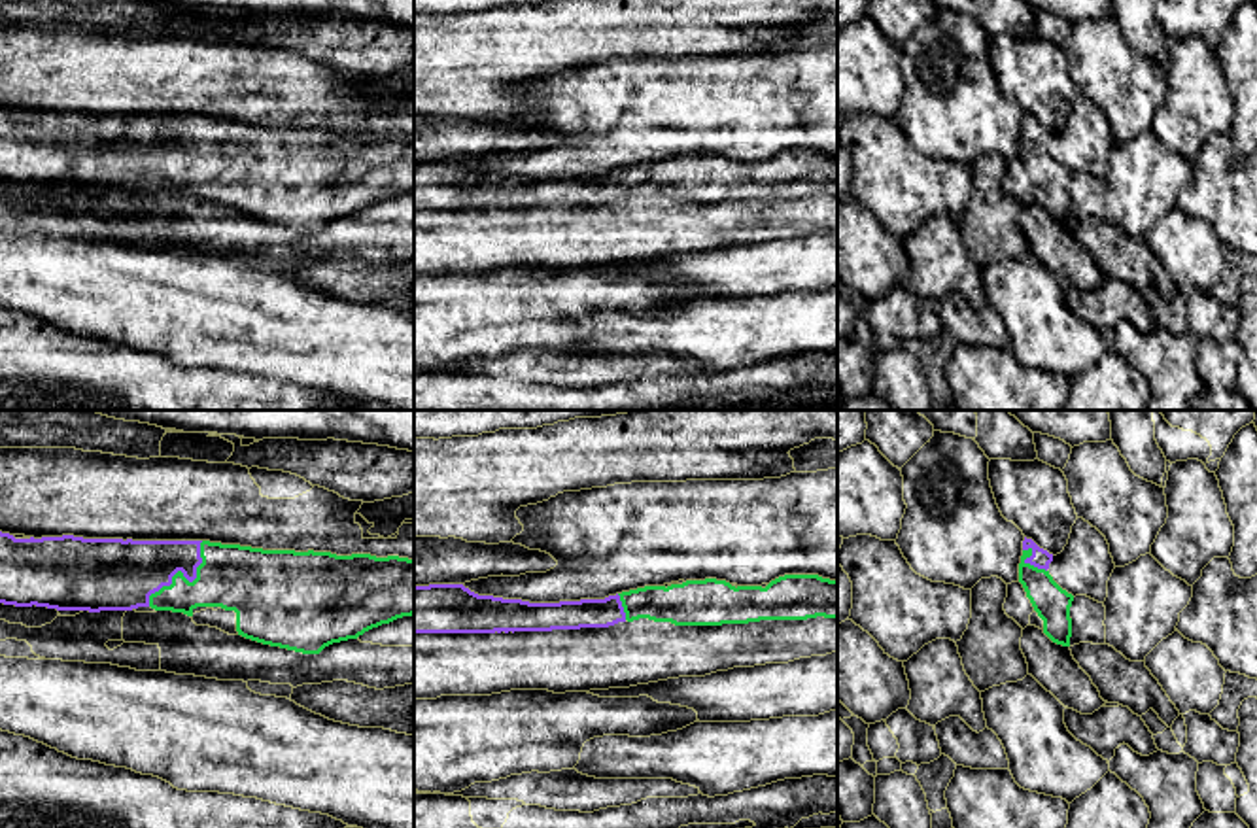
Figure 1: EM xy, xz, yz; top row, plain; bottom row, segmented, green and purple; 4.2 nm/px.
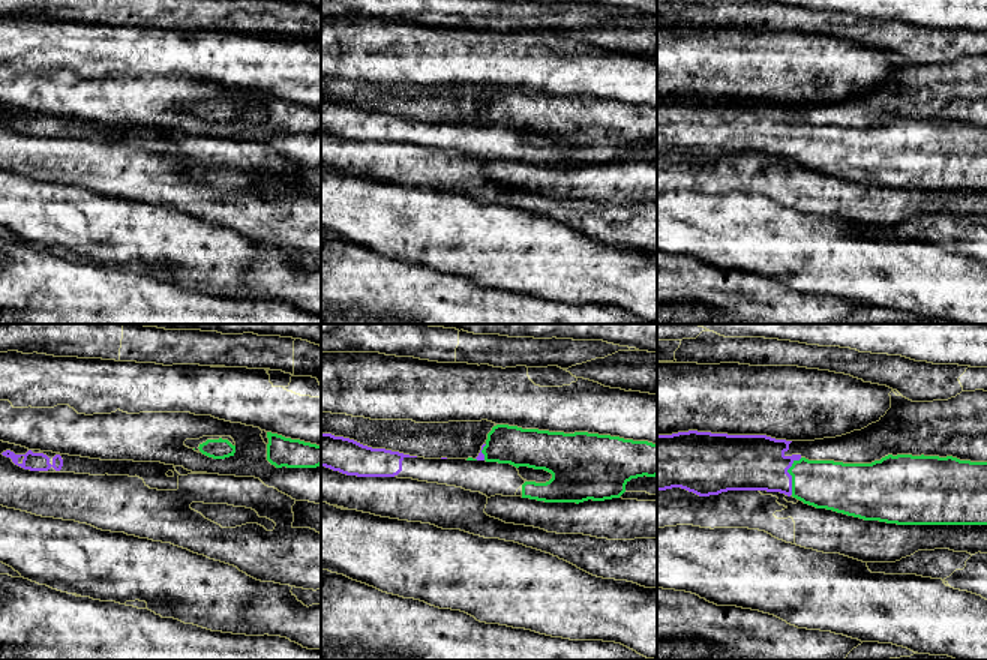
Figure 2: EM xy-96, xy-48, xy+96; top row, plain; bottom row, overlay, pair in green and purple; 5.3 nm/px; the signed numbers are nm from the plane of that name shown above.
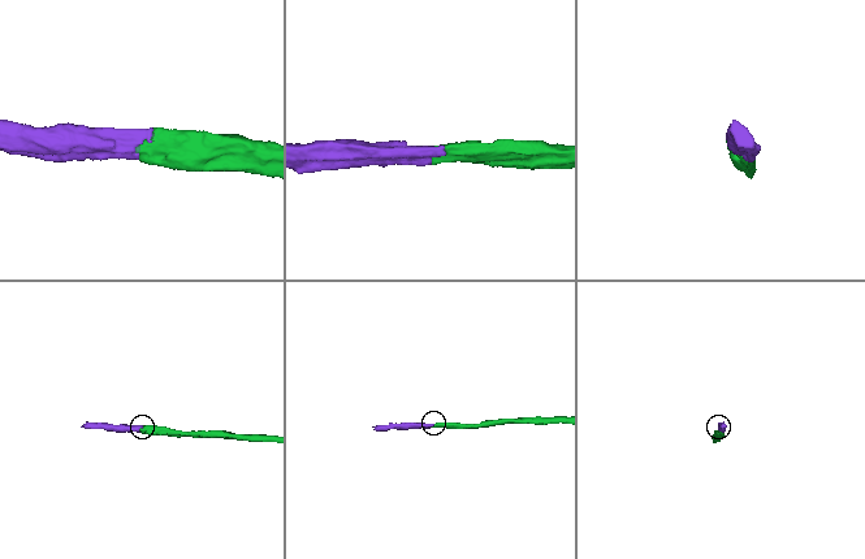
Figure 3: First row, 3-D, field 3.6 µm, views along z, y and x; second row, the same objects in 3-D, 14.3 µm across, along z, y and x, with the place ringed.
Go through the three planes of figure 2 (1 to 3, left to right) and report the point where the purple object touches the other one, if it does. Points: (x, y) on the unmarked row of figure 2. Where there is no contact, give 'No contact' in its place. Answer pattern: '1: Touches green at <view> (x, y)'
1: No contact
2: Touches green at xy-48 (482, 116)
3: Touches green at xy+96 (789, 137)

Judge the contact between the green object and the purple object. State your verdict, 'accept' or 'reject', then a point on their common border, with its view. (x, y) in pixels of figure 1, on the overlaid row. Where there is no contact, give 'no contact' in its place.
accept | xy (182, 575)

